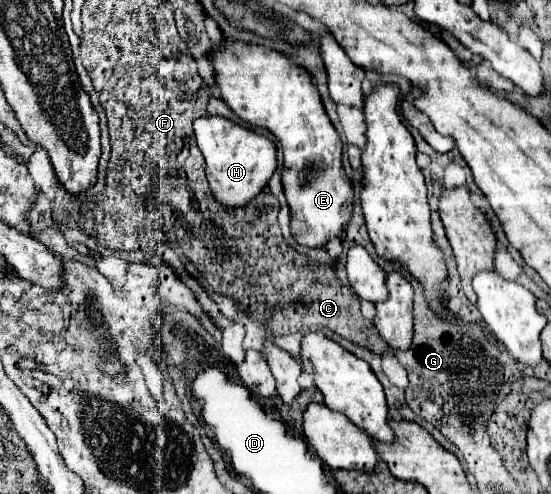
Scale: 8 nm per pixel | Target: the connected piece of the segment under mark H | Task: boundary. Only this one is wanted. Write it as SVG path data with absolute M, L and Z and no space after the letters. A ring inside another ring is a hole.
M200 117L194 121L198 149L206 159L206 175L212 195L226 207L244 207L270 181L276 171L276 145L250 129L244 129L224 117Z

